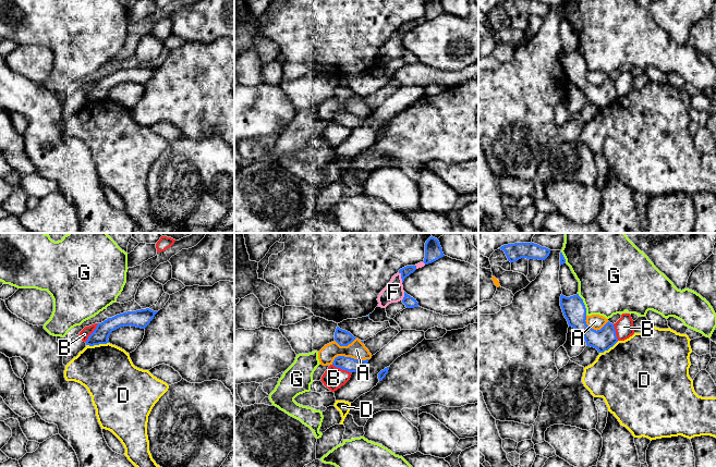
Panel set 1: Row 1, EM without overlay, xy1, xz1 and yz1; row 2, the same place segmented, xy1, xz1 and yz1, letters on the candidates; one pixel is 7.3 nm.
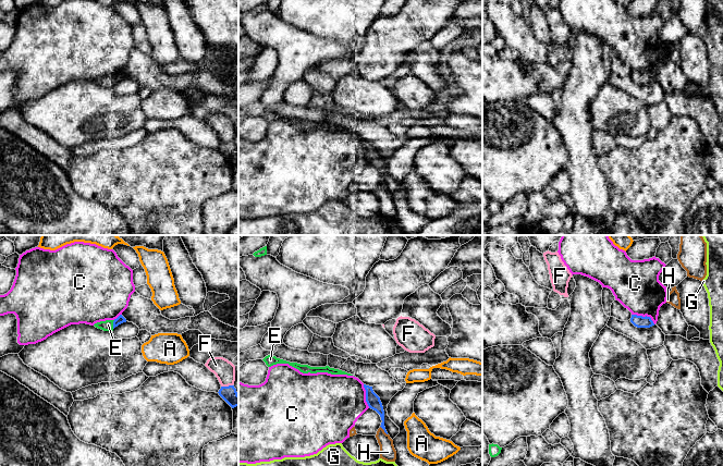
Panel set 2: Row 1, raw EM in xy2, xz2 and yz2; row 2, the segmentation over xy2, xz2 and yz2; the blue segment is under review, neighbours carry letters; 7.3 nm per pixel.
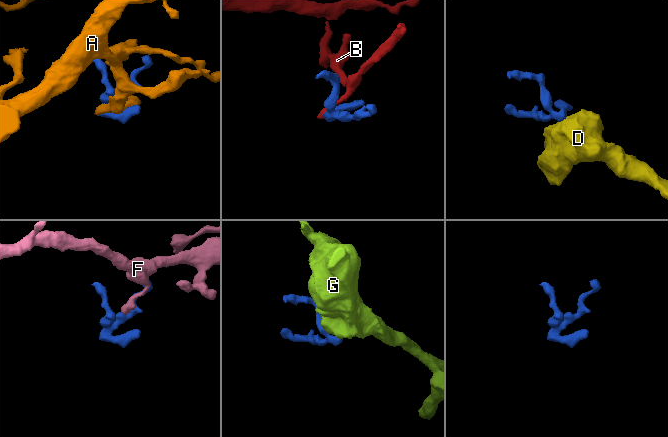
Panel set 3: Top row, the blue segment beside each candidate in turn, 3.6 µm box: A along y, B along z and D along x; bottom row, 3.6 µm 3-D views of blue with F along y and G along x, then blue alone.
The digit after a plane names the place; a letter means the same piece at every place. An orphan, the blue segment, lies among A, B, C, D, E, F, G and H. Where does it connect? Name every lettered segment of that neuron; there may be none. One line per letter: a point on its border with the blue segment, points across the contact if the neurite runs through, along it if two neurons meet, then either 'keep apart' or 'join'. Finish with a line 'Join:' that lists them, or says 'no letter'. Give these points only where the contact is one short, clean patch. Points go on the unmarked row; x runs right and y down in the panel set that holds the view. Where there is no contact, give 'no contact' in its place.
A: meets blue in xz1 at (349, 113); keep apart
B: meets blue in xz1 at (342, 125); border along xz1 (332, 120), (351, 130); keep apart
C: meets blue in yz2 at (644, 73); keep apart
D: meets blue in xy1 at (97, 100); border along xy1 (108, 98), (86, 101); keep apart
E: meets blue in xy2 at (113, 81); join
F: meets blue in xz1 at (401, 34); keep apart
G: meets blue in yz1 at (583, 60); keep apart
H: meets blue in xz2 at (383, 185); border along xz2 (380, 182), (387, 191); keep apart
Join: E

